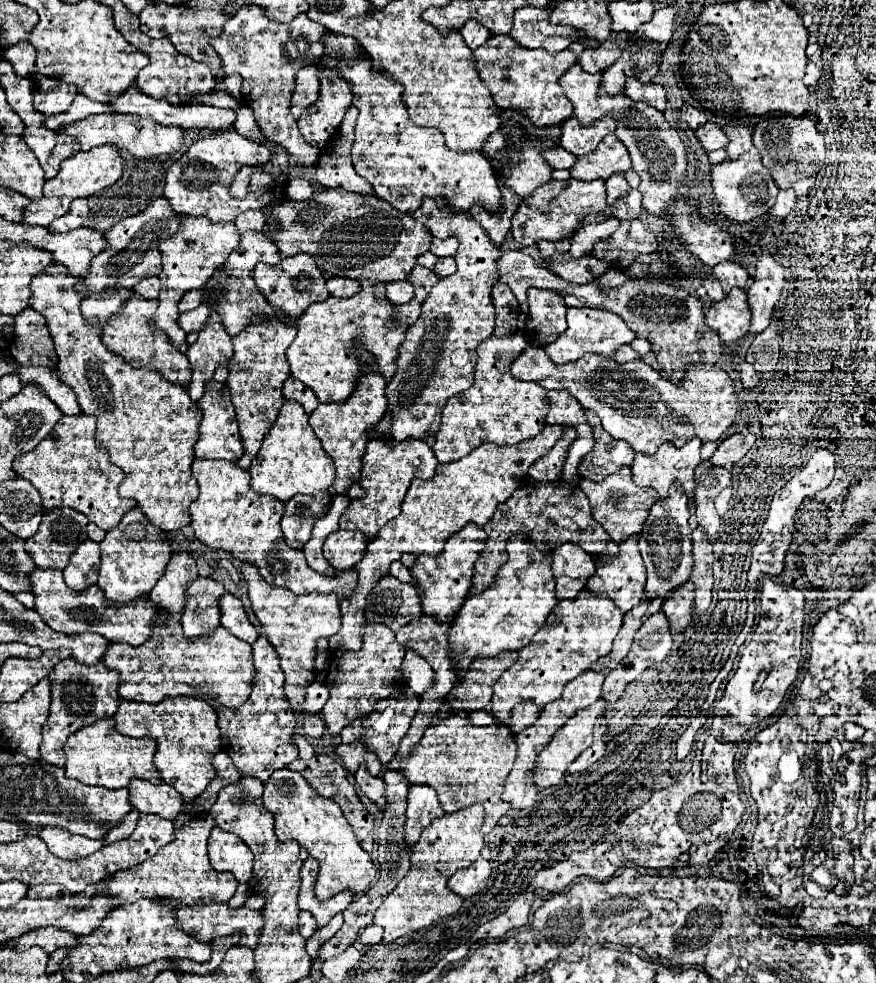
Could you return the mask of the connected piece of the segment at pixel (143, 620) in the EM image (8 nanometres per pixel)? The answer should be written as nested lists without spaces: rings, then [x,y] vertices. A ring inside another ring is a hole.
[[[36,568],[32,572],[32,592],[36,596],[34,610],[42,616],[42,620],[58,632],[64,634],[80,634],[80,632],[96,632],[104,636],[108,642],[122,642],[140,646],[150,640],[154,626],[164,626],[168,612],[156,606],[150,598],[136,598],[134,602],[126,602],[124,606],[110,606],[110,600],[98,590],[98,586],[88,586],[86,590],[70,590],[64,582],[63,572],[58,569]]]

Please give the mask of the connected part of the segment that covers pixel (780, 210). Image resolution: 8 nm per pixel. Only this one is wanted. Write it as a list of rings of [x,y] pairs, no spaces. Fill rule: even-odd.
[[[790,188],[780,190],[774,206],[770,208],[770,214],[772,214],[772,216],[778,216],[778,218],[784,218],[784,216],[788,216],[788,214],[792,212],[794,204],[796,204],[796,194],[794,194],[794,190],[790,190]]]

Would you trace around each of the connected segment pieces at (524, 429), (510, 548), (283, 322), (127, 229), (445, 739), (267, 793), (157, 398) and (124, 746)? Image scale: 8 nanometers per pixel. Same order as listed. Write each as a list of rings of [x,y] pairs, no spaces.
[[[522,332],[506,338],[490,336],[478,346],[478,362],[474,372],[474,384],[454,398],[442,410],[442,426],[432,446],[438,462],[452,462],[466,456],[470,450],[484,442],[516,444],[538,436],[546,426],[546,414],[550,410],[548,390],[536,382],[522,382],[510,374],[510,364],[528,346]]]
[[[524,532],[512,534],[506,542],[508,560],[500,574],[482,594],[470,594],[452,620],[448,630],[450,658],[456,670],[456,682],[462,682],[474,660],[492,658],[506,650],[520,650],[544,626],[550,610],[558,604],[554,594],[554,576],[550,574],[550,554],[554,546],[530,542]]]
[[[310,254],[290,256],[276,266],[258,264],[254,266],[252,274],[260,294],[266,298],[266,302],[270,302],[274,318],[256,318],[246,330],[242,330],[242,334],[232,336],[234,356],[228,362],[226,386],[230,390],[240,424],[244,454],[236,460],[236,466],[240,466],[242,470],[250,468],[250,462],[254,460],[266,432],[272,428],[282,406],[282,384],[290,376],[290,366],[284,352],[296,338],[298,328],[294,326],[294,322],[312,302],[322,302],[330,296],[326,290],[326,278],[316,266],[314,258],[310,258]]]
[[[162,196],[162,198],[156,198],[144,212],[114,224],[106,232],[108,248],[92,260],[90,272],[84,276],[86,288],[90,292],[100,292],[108,286],[134,288],[140,280],[144,280],[148,276],[158,276],[162,270],[158,244],[162,240],[174,236],[176,230],[180,230],[180,222],[182,222],[182,218],[178,214],[170,212],[170,202],[166,202],[166,198]]]
[[[450,714],[450,718],[446,720],[434,718],[412,754],[406,760],[390,760],[386,768],[404,770],[410,784],[432,786],[438,792],[444,812],[482,804],[486,810],[482,830],[484,834],[488,834],[498,824],[498,820],[512,808],[508,802],[502,800],[502,792],[504,778],[512,770],[516,758],[517,745],[508,726],[502,726],[500,722],[494,722],[490,726],[474,726],[464,717],[466,716],[462,714]]]
[[[288,768],[276,770],[268,782],[264,784],[262,802],[266,810],[274,814],[276,822],[276,836],[286,840],[296,840],[300,846],[308,850],[310,856],[320,860],[320,878],[316,880],[316,896],[320,900],[328,900],[330,896],[352,888],[354,892],[362,892],[372,886],[376,880],[376,866],[370,860],[370,854],[362,850],[360,842],[352,826],[346,822],[342,810],[334,800],[322,798],[302,774],[292,772]]]
[[[54,264],[40,274],[38,282],[40,290],[32,288],[32,298],[30,298],[30,306],[38,310],[48,322],[50,336],[54,340],[58,354],[58,364],[56,364],[58,378],[76,392],[82,412],[98,418],[96,442],[106,448],[110,462],[120,466],[126,474],[124,482],[120,484],[120,496],[134,498],[138,502],[138,508],[156,528],[164,532],[176,532],[186,524],[190,524],[188,506],[194,502],[194,498],[198,498],[198,484],[192,478],[190,466],[194,462],[192,448],[198,440],[200,410],[190,400],[190,396],[182,386],[164,382],[164,378],[150,368],[132,368],[128,362],[108,352],[108,348],[100,340],[102,330],[98,326],[88,328],[88,322],[82,318],[78,306],[80,294],[74,292],[74,284],[76,278],[70,278],[70,274],[62,264]]]
[[[112,718],[98,720],[78,732],[74,732],[66,746],[66,776],[76,778],[84,784],[90,786],[104,786],[104,788],[122,788],[128,786],[130,778],[142,778],[148,782],[158,784],[160,774],[152,764],[156,744],[150,738],[132,738],[132,736],[122,736],[120,732],[114,730]]]

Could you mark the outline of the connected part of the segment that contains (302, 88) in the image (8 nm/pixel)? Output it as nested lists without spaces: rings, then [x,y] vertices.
[[[314,64],[302,68],[296,74],[296,88],[292,92],[292,106],[290,114],[298,120],[306,110],[316,102],[316,70]]]

